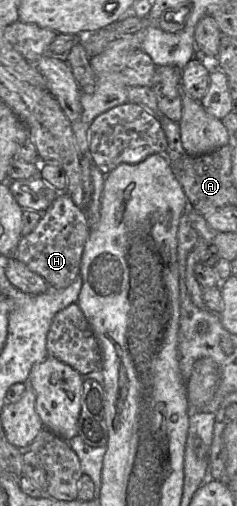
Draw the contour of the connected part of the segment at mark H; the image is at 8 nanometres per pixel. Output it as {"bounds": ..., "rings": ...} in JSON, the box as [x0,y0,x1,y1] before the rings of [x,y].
{"bounds":[16,192,89,288],"rings":[[[59,192],[41,216],[36,227],[19,242],[16,258],[39,274],[49,288],[68,287],[79,275],[82,252],[89,234],[84,210],[77,207],[66,192]]]}

